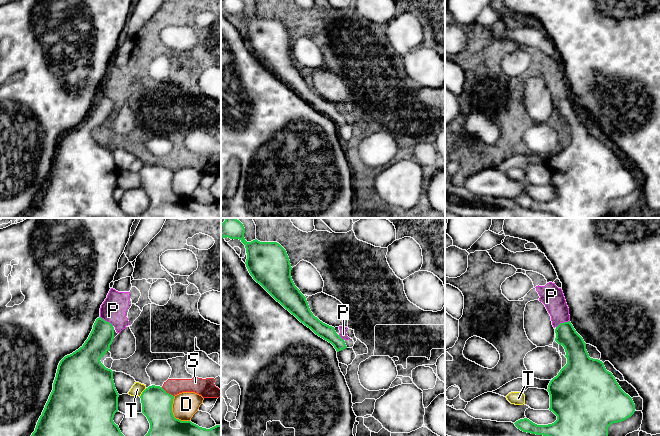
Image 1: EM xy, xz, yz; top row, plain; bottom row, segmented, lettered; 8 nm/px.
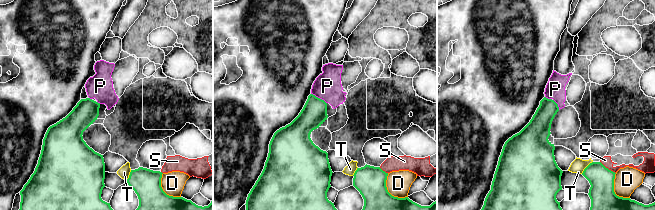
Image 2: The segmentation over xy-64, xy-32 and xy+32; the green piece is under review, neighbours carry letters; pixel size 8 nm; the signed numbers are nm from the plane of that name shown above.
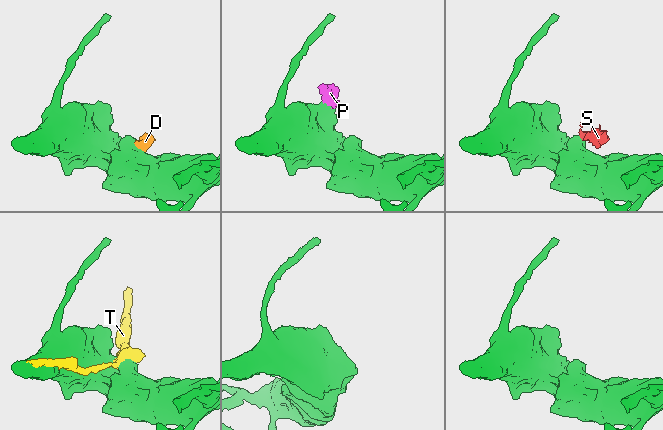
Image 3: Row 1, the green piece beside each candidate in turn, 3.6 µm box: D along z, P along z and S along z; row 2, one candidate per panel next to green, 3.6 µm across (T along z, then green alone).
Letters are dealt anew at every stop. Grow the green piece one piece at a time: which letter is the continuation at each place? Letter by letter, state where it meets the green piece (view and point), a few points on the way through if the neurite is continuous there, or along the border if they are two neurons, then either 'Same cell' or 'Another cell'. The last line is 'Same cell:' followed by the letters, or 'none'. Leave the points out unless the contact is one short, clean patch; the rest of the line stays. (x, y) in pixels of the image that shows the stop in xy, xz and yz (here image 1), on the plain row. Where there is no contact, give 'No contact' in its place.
D: Touches green at xy (172, 190). Boundary: xy (173, 172), (172, 190), (176, 194), (189, 197). Another cell
P: Touches green at yz (562, 99). Boundary: yz (569, 96), (560, 99), (556, 103). Another cell
S: Touches green at xy (166, 168). Boundary: xy (161, 163), (173, 172). Another cell
T: Touches green at xy (142, 168). Another cell
Same cell: none

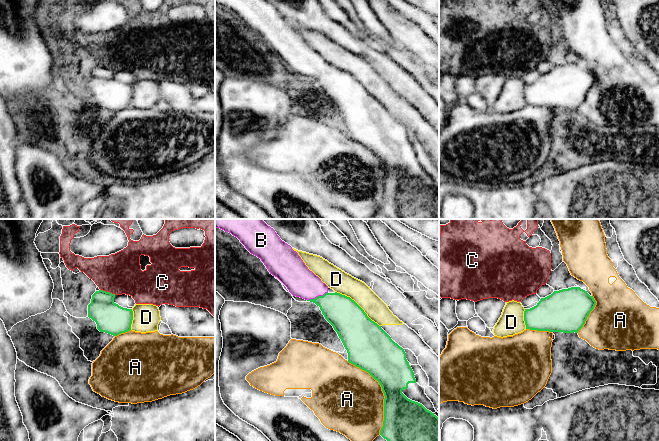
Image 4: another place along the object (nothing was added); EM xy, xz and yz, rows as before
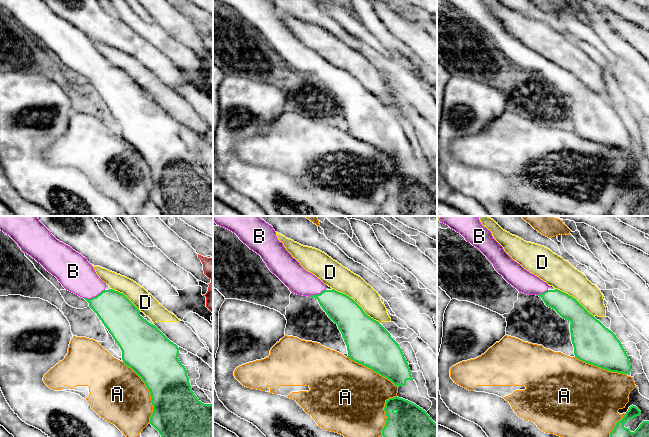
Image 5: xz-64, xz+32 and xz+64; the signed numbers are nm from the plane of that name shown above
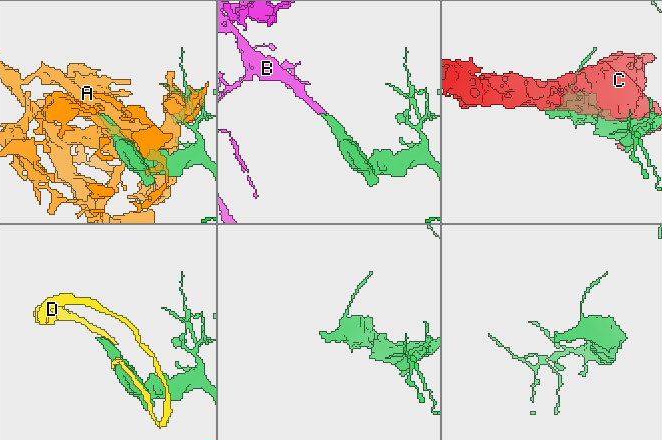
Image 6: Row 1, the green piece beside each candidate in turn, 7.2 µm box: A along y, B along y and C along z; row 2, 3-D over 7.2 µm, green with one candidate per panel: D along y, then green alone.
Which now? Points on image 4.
A: Touches green at xz (383, 168). Another cell
B: Touches green at xz (318, 72). Path across: xz (343, 89), (318, 72), (301, 58). Same cell
C: Touches green at xy (108, 68). Another cell
D: Touches green at xz (358, 81). Another cell
Same cell: B

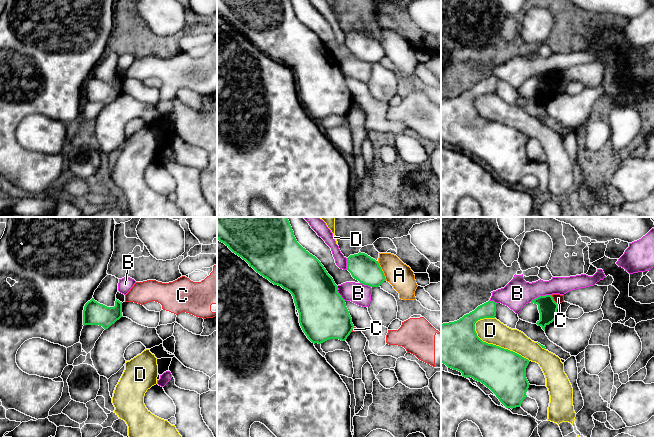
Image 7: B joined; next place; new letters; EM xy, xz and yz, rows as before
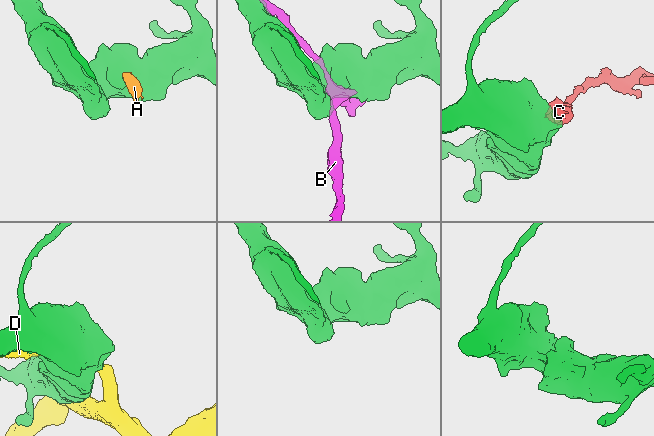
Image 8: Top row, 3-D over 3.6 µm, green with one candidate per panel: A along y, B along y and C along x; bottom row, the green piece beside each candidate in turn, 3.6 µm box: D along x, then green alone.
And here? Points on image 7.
A: Touches green at xz (382, 47). Boundary: xz (377, 37), (385, 56). Another cell
B: Touches green at yz (540, 72). Another cell
C: Touches green at yz (553, 76). Boundary: yz (551, 71), (558, 80). Another cell
D: Touches green at yz (497, 122). Another cell
Same cell: none

